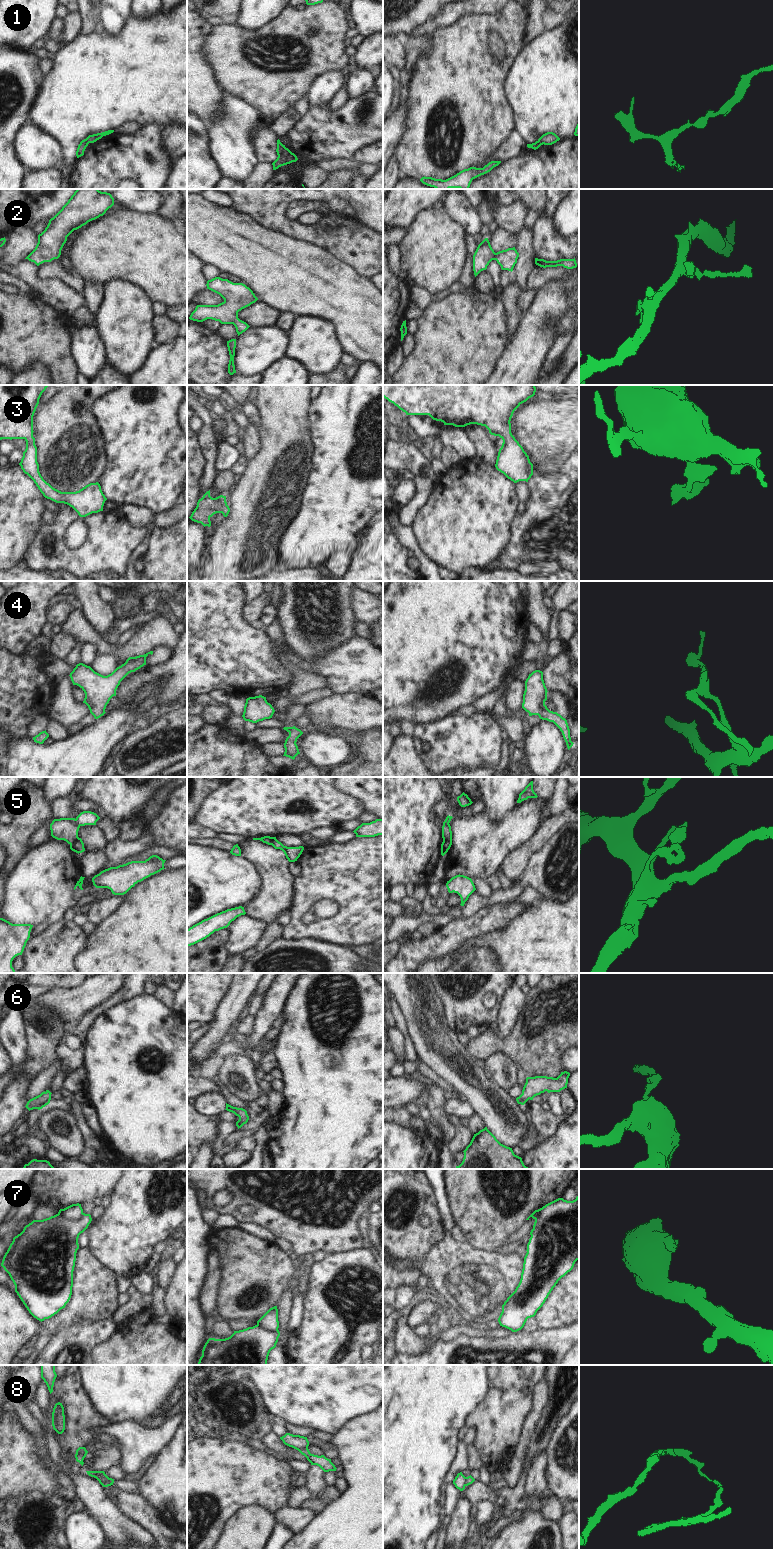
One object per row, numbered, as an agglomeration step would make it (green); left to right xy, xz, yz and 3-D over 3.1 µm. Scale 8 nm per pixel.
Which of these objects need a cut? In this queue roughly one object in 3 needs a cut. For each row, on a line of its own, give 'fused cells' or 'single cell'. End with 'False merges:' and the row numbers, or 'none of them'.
1: fused cells
2: single cell
3: single cell
4: single cell
5: fused cells
6: single cell
7: fused cells
8: fused cells
False merges: 1, 5, 7, 8

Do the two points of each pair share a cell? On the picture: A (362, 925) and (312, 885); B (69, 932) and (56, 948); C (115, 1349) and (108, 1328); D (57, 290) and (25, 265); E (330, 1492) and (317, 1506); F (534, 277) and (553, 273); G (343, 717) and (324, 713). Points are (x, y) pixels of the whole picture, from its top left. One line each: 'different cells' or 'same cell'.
A: same cell
B: same cell
C: different cells
D: same cell
E: same cell
F: same cell
G: same cell

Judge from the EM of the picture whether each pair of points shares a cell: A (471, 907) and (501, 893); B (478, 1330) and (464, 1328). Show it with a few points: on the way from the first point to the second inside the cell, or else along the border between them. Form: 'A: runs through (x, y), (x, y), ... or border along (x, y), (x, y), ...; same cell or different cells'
A: runs through (478, 901), (494, 898); same cell
B: runs through (475, 1330), (467, 1328); same cell

